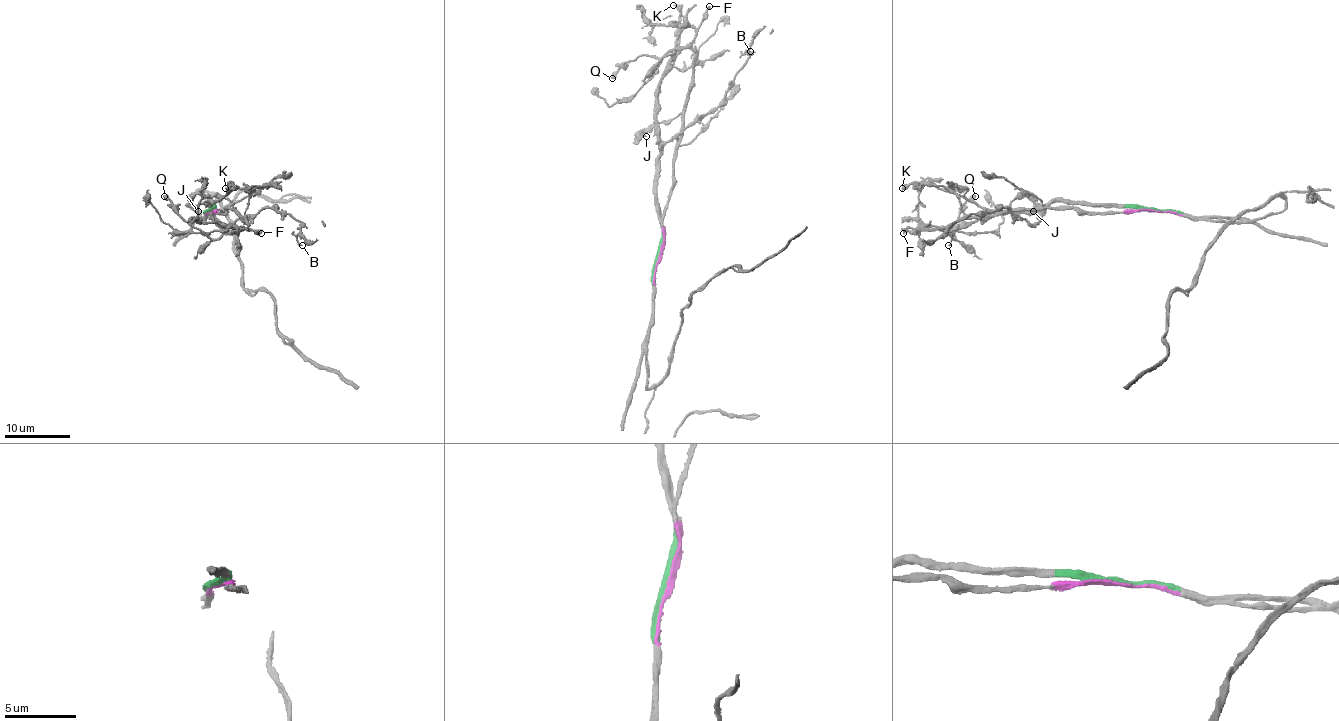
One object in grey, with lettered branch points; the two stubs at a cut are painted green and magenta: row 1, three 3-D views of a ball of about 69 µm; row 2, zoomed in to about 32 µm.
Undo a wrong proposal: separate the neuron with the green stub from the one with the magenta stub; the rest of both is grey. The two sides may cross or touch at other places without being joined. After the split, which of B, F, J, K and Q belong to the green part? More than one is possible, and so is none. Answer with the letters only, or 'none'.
B, K, Q

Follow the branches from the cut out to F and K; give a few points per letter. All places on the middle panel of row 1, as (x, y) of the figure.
F: (659, 257), (663, 211), (673, 184), (673, 154), (681, 135), (681, 115), (696, 57), (692, 39), (709, 6)
K: (659, 257), (656, 90), (673, 62), (679, 36), (679, 13), (673, 4)

